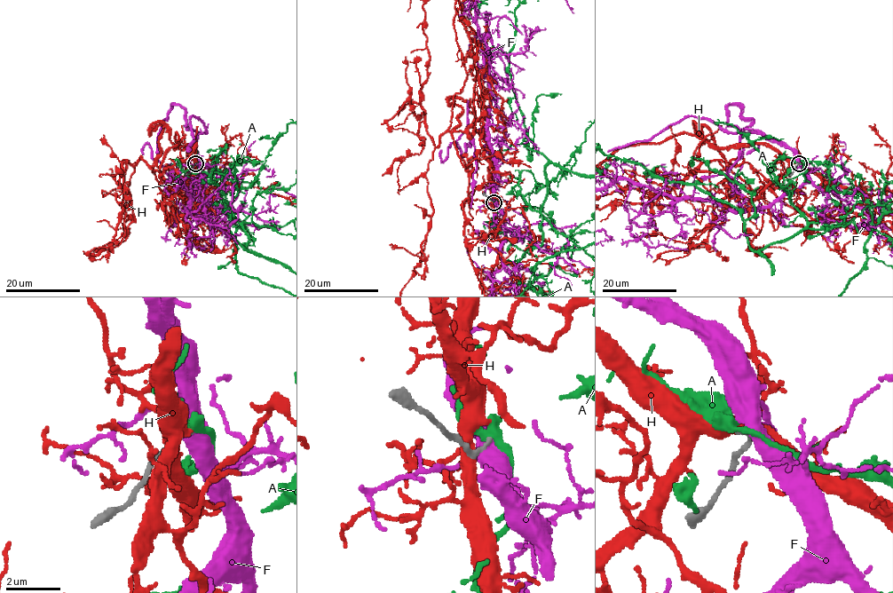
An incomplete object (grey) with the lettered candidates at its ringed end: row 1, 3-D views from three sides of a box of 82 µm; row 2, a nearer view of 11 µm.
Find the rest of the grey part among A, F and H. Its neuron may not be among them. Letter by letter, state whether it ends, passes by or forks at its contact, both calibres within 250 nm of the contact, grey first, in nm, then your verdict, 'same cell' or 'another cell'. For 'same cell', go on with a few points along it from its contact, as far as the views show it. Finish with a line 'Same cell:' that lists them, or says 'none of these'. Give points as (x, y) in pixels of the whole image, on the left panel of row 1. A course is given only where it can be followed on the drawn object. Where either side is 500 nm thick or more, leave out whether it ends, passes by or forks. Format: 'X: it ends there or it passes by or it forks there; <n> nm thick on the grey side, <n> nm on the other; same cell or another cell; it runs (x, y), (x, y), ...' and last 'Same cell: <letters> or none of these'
A: it passes by; 140 nm thick on the grey side, 400 nm on the other; another cell
F: 220 nm thick on the grey side, 550 nm on the other; another cell
H: it forks there; 240 nm thick on the grey side, 400 nm on the other; another cell
Same cell: none of these

